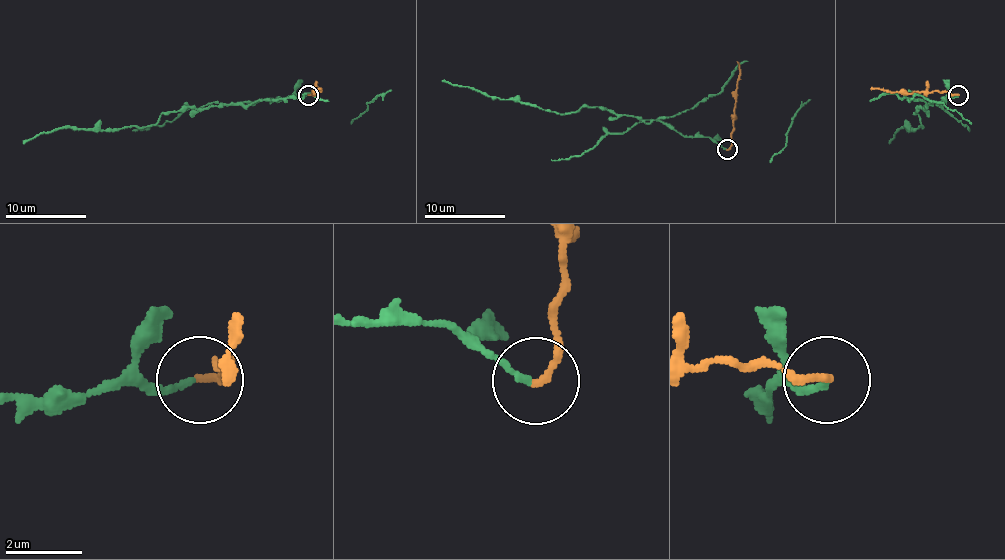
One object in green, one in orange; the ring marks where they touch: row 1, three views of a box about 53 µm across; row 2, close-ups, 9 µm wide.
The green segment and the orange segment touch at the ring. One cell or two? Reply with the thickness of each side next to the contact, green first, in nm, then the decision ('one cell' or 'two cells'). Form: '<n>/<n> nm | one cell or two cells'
150/190 nm | two cells

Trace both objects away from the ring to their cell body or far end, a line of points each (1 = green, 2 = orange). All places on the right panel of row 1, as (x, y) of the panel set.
1: (958, 95), (930, 101), (922, 109), (918, 107), (916, 112), (922, 128), (900, 128), (890, 144)
2: (958, 95), (946, 91), (898, 93), (869, 89)

